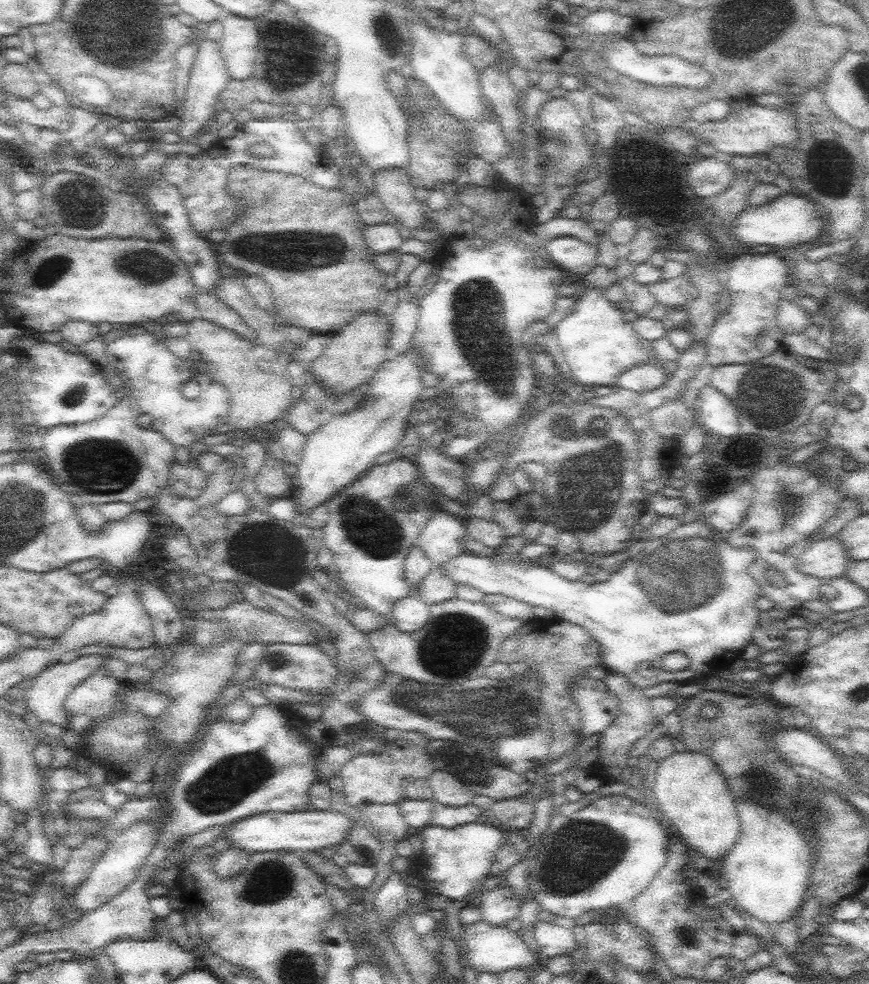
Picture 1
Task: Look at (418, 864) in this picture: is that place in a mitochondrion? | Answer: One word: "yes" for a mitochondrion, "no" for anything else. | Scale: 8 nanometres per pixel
no

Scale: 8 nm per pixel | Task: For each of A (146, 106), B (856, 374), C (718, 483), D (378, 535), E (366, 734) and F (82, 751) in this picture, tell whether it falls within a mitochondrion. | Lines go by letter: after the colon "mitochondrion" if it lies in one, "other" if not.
A: other
B: other
C: other
D: mitochondrion
E: mitochondrion
F: other

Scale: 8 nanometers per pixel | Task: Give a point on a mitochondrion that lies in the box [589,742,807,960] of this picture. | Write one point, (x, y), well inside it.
(687, 934)

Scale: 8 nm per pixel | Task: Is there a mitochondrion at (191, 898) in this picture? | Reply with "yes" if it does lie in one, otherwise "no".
no

